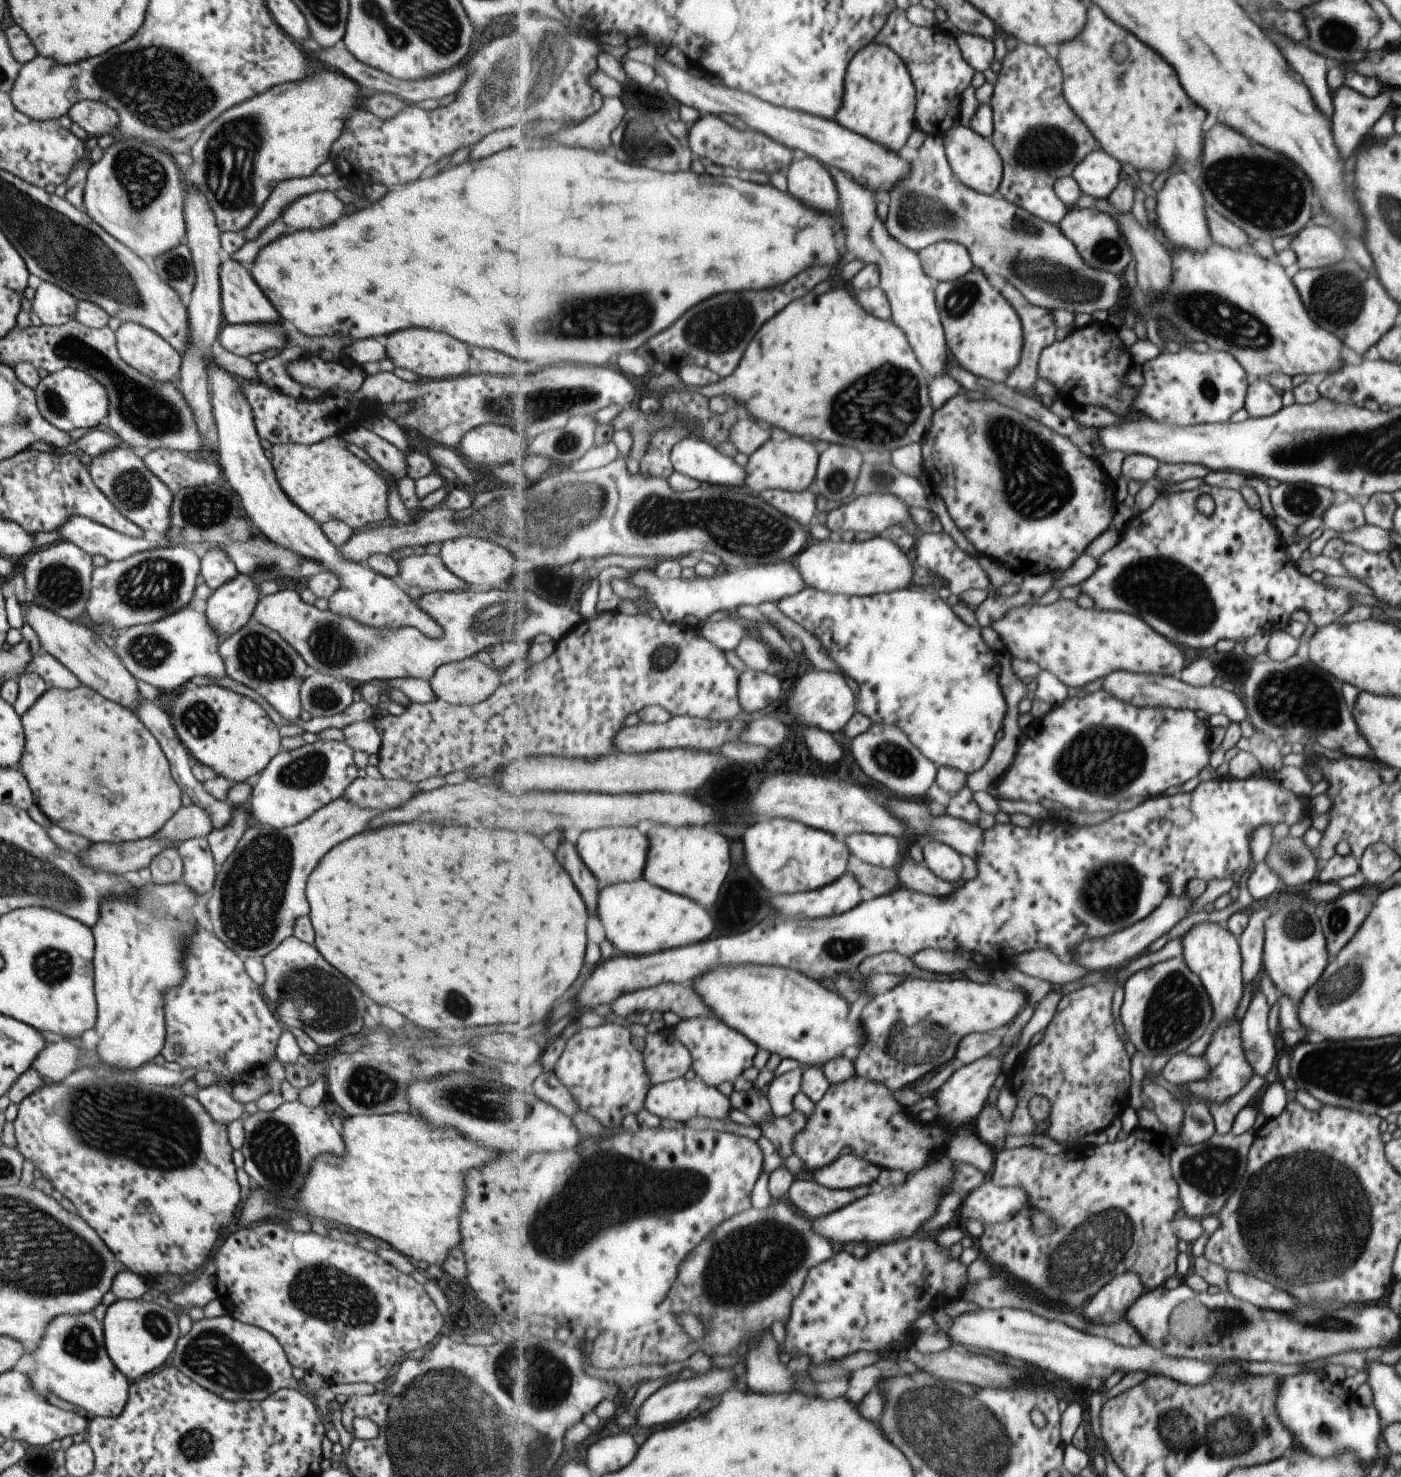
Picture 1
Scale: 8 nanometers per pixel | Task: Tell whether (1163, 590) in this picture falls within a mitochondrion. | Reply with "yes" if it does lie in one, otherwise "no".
yes

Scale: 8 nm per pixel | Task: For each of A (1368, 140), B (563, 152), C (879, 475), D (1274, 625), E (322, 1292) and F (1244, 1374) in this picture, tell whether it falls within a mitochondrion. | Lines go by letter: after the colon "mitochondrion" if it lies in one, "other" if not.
A: other
B: other
C: mitochondrion
D: other
E: mitochondrion
F: other

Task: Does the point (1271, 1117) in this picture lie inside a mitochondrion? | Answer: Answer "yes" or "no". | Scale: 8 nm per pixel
no

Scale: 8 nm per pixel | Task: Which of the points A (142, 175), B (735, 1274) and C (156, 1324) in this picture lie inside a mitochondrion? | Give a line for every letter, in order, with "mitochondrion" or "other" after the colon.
A: mitochondrion
B: mitochondrion
C: mitochondrion

